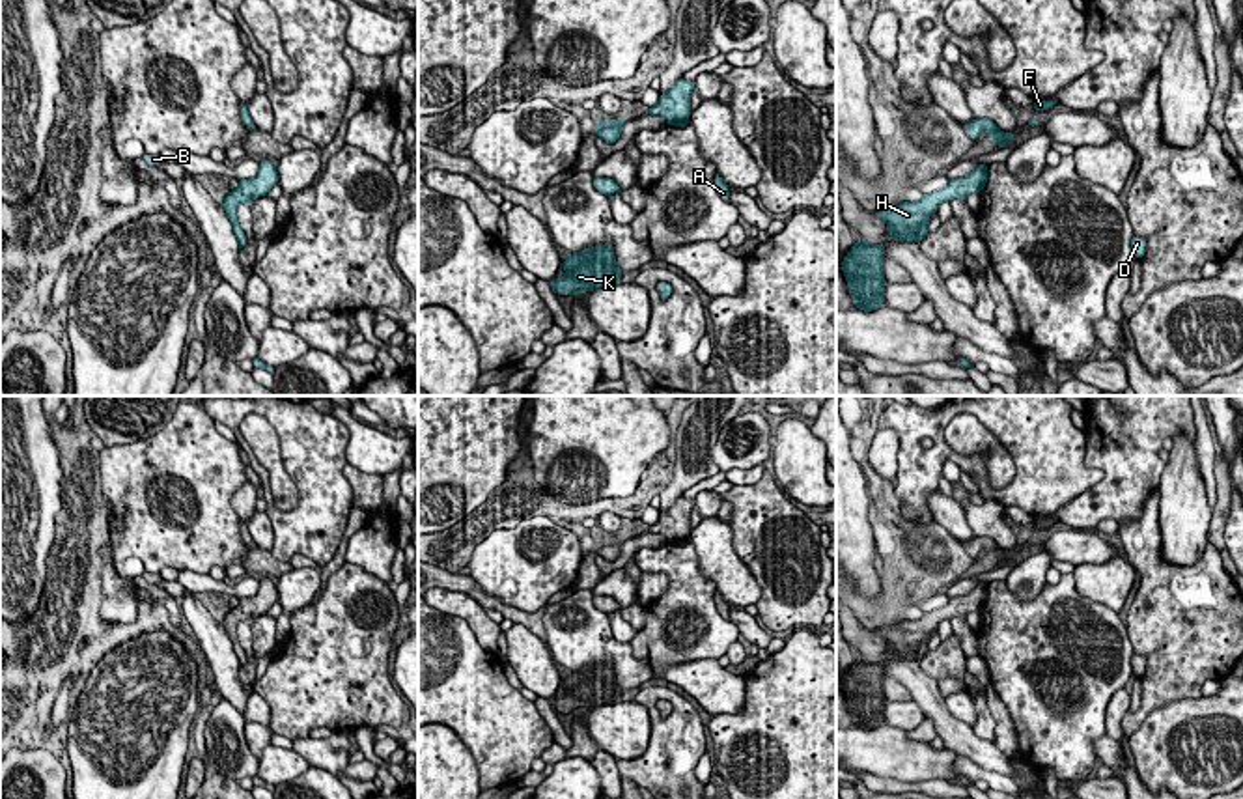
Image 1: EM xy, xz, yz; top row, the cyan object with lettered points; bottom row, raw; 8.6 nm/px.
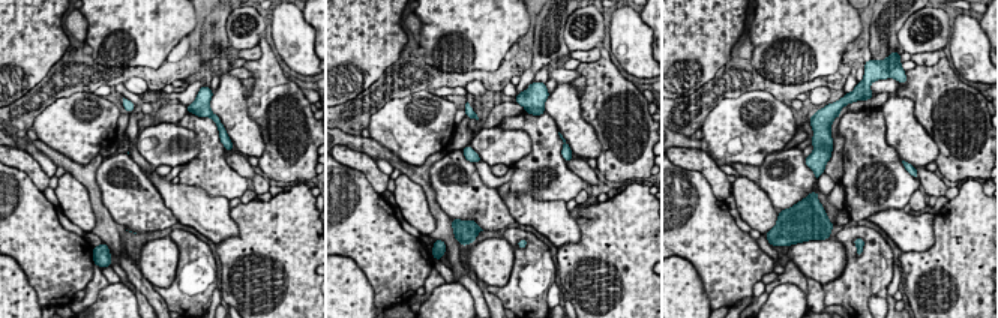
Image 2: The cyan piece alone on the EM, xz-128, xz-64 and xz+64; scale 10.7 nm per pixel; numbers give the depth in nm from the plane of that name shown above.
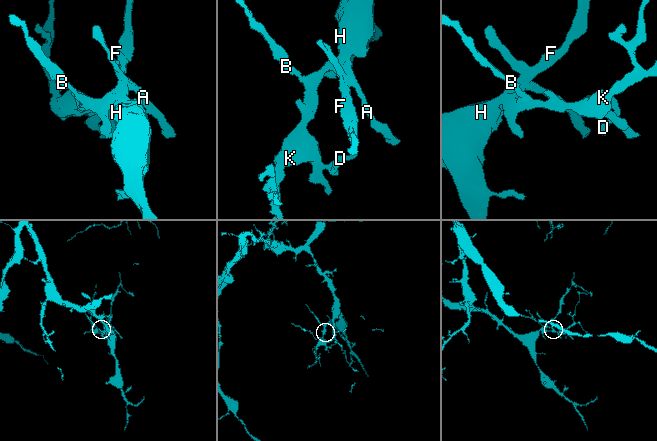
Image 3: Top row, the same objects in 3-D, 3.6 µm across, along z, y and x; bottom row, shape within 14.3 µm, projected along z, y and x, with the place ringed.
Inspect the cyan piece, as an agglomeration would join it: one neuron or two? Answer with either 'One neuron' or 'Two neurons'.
One neuron

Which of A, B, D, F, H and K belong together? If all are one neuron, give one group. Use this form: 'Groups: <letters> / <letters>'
Groups: A B D F H K

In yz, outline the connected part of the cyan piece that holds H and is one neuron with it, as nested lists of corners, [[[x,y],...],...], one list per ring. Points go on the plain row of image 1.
[[[978,582],[967,596],[950,597],[941,609],[922,612],[920,618],[907,618],[896,625],[887,622],[875,633],[887,640],[887,650],[892,657],[920,661],[929,650],[929,633],[937,631],[943,620],[952,616],[967,618],[971,612],[984,609],[987,586],[987,582]]]

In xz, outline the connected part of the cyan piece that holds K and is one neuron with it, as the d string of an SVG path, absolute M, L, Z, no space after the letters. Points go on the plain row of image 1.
M610 661L595 663L577 672L566 670L564 687L566 694L562 698L551 698L556 713L575 713L614 704L623 693Z

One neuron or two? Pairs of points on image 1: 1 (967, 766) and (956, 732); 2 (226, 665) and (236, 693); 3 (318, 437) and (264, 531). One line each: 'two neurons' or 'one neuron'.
1: two neurons
2: one neuron
3: two neurons

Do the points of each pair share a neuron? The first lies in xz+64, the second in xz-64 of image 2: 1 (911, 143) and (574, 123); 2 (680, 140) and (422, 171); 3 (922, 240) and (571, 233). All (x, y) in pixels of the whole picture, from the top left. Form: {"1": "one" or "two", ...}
{"1": "one", "2": "one", "3": "one"}

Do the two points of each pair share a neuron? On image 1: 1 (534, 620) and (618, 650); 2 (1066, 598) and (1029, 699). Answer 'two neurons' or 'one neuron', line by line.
1: two neurons
2: one neuron

